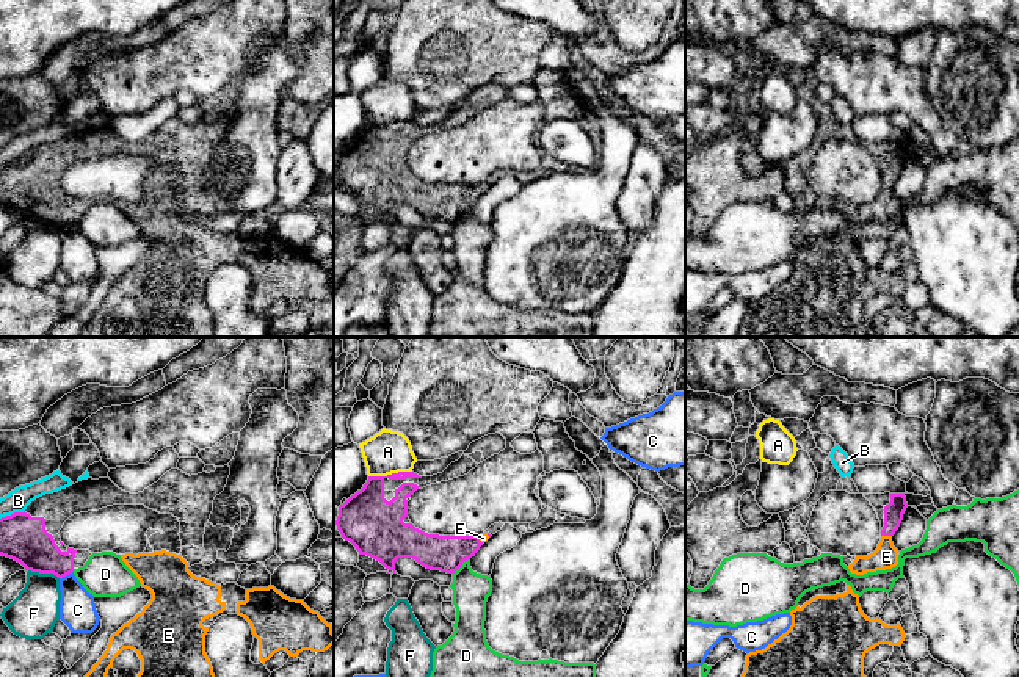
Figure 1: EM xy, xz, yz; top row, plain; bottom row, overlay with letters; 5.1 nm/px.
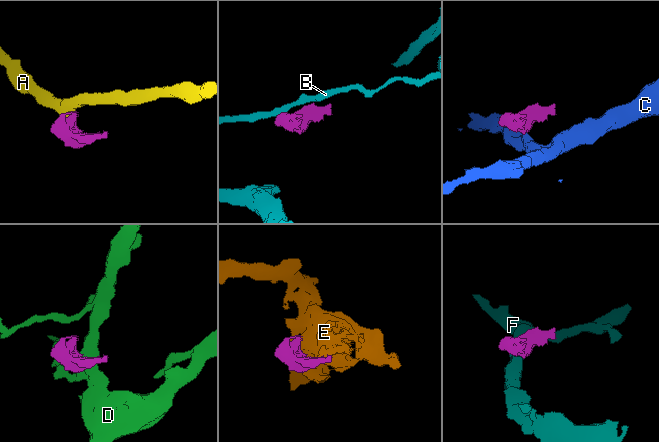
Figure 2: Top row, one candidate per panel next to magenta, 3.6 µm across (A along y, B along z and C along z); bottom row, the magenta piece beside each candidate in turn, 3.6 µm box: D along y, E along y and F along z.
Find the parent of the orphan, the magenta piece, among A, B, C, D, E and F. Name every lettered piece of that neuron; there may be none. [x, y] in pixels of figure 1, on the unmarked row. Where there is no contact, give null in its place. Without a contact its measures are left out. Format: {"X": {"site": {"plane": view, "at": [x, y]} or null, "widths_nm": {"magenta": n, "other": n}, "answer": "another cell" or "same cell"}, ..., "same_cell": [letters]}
{"A": {"site": {"plane": "xz", "at": [389, 124]}, "widths_nm": {"magenta": 280, "other": 220}, "answer": "another cell"}, "B": {"site": {"plane": "xy", "at": [11, 163]}, "widths_nm": {"magenta": 240, "other": 120}, "answer": "another cell"}, "C": {"site": {"plane": "xy", "at": [66, 223]}, "widths_nm": {"magenta": 220, "other": 190}, "answer": "another cell"}, "D": {"site": {"plane": "xz", "at": [461, 213]}, "widths_nm": {"magenta": 190, "other": 190}, "answer": "another cell"}, "E": {"site": {"plane": "yz", "at": [886, 184]}, "widths_nm": {"magenta": 100, "other": 130}, "answer": "same cell"}, "F": {"site": {"plane": "xy", "at": [44, 221]}, "widths_nm": {"magenta": 240, "other": 240}, "answer": "another cell"}, "same_cell": ["E"]}

